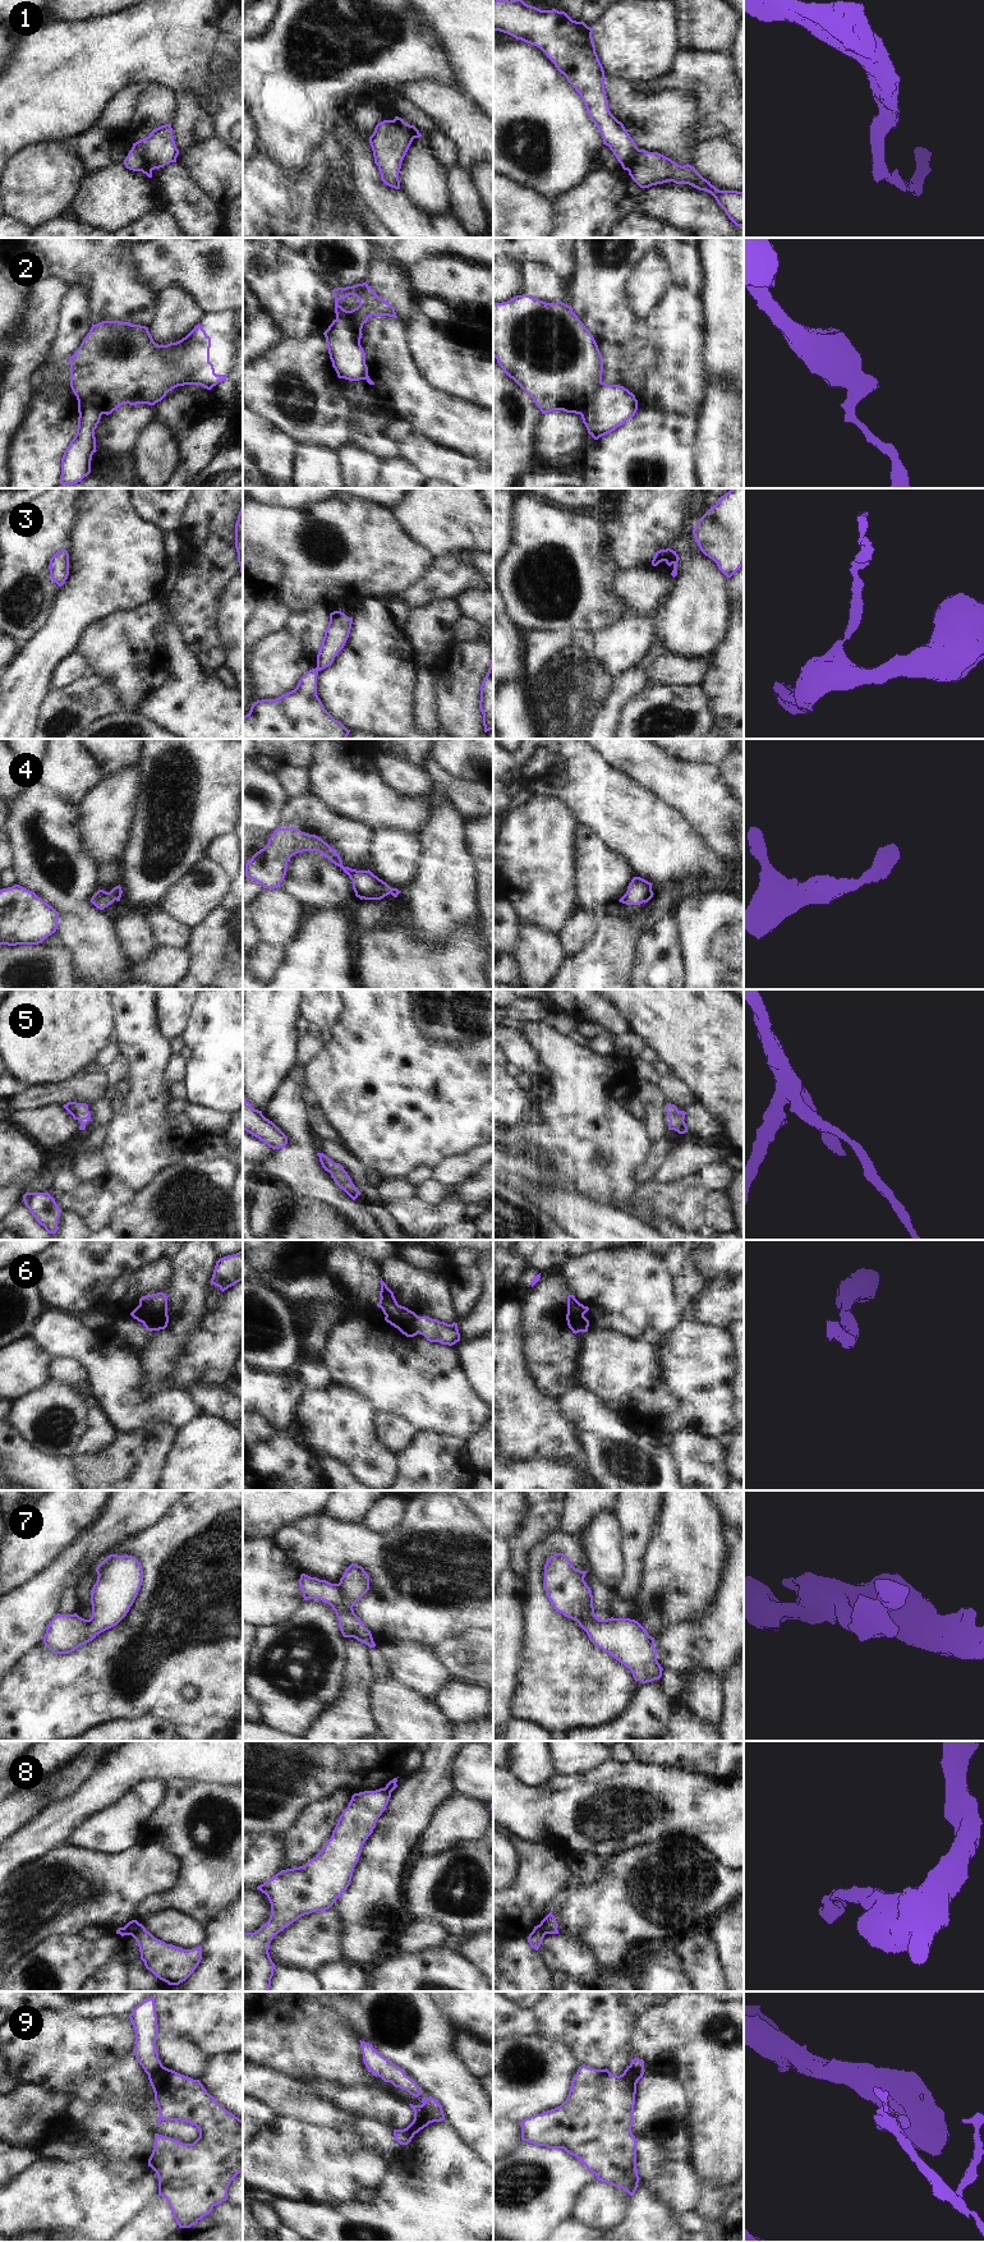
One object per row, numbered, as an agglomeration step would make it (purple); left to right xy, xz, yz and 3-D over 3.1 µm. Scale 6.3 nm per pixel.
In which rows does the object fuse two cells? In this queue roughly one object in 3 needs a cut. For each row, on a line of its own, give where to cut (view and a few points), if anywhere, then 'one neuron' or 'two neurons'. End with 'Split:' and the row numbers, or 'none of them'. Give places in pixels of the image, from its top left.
1: cut none; one neuron
2: cut yz (602, 382), (592, 400), (579, 413); two neurons
3: cut yz (676, 554), (672, 563); two neurons
4: cut none; one neuron
5: cut none; one neuron
6: cut xz (415, 1315), (418, 1332); two neurons
7: cut none; one neuron
8: cut xy (138, 1923), (130, 1934); two neurons
9: cut xy (161, 2064), (148, 2075); two neurons
Split: 2, 3, 6, 8, 9

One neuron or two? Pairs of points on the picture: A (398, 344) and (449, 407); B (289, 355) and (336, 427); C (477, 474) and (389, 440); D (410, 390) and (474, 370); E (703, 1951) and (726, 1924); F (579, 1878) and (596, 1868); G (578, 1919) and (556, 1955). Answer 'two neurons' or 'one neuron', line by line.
A: one neuron
B: one neuron
C: one neuron
D: two neurons
E: two neurons
F: one neuron
G: two neurons

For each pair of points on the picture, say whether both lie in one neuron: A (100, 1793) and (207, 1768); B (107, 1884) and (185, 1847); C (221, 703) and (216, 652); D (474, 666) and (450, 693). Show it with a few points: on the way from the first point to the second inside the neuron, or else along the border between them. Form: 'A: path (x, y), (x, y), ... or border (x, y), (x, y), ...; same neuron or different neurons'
A: path (127, 1767), (180, 1765); same neuron
B: border (157, 1843), (178, 1861), (174, 1883); different neurons
C: border (191, 651), (202, 667), (214, 671); different neurons
D: path (468, 672), (456, 687); same neuron

